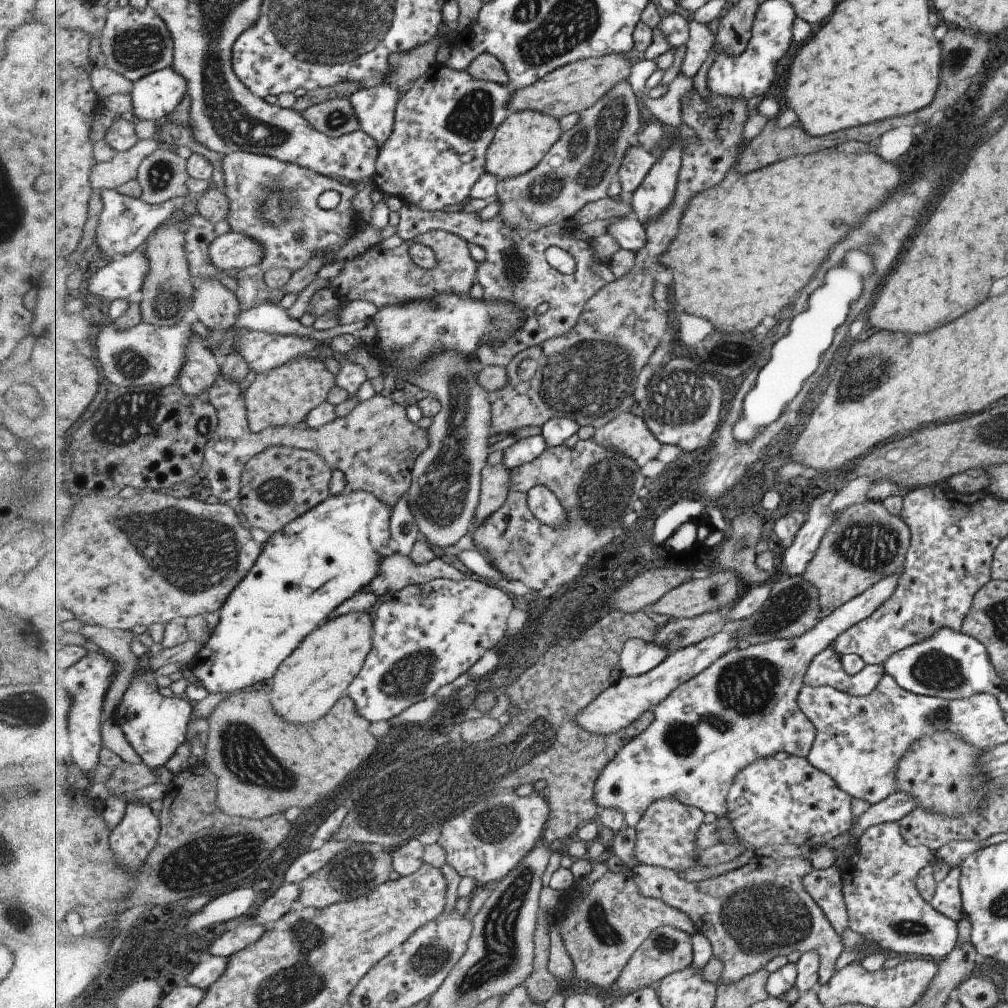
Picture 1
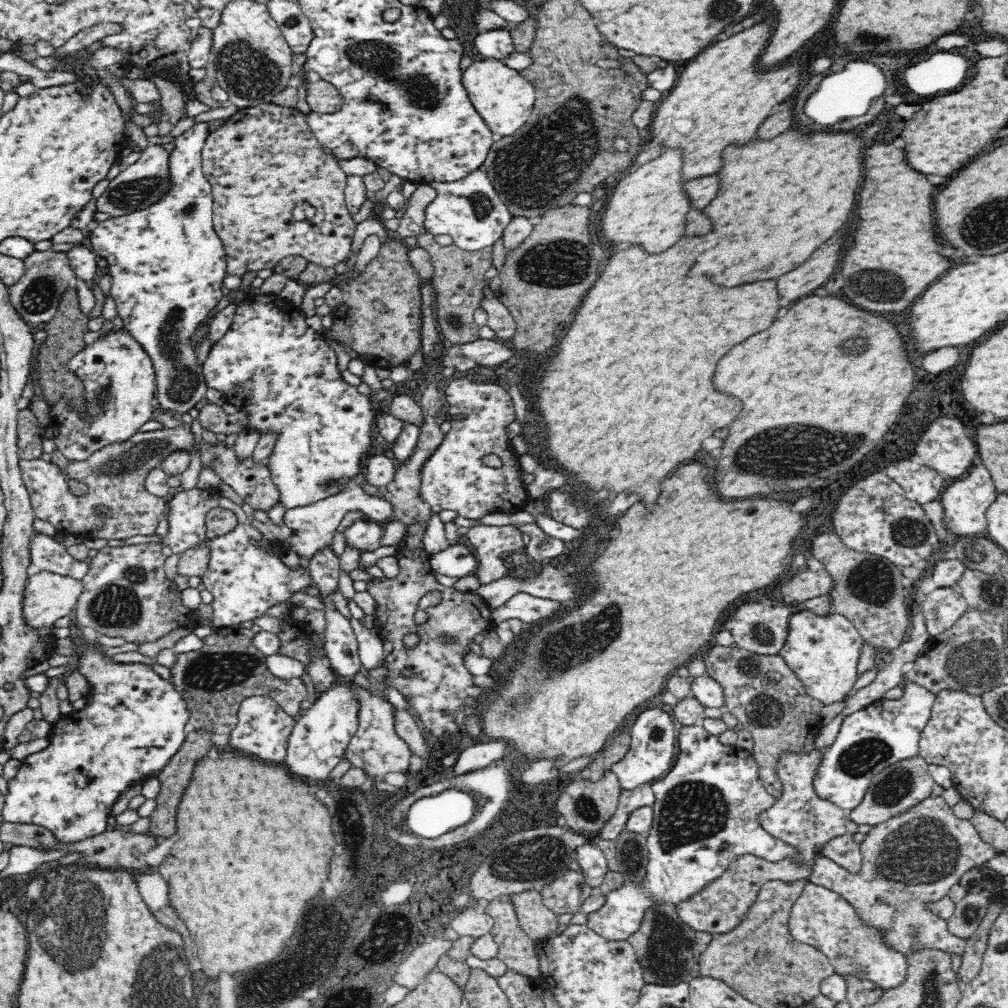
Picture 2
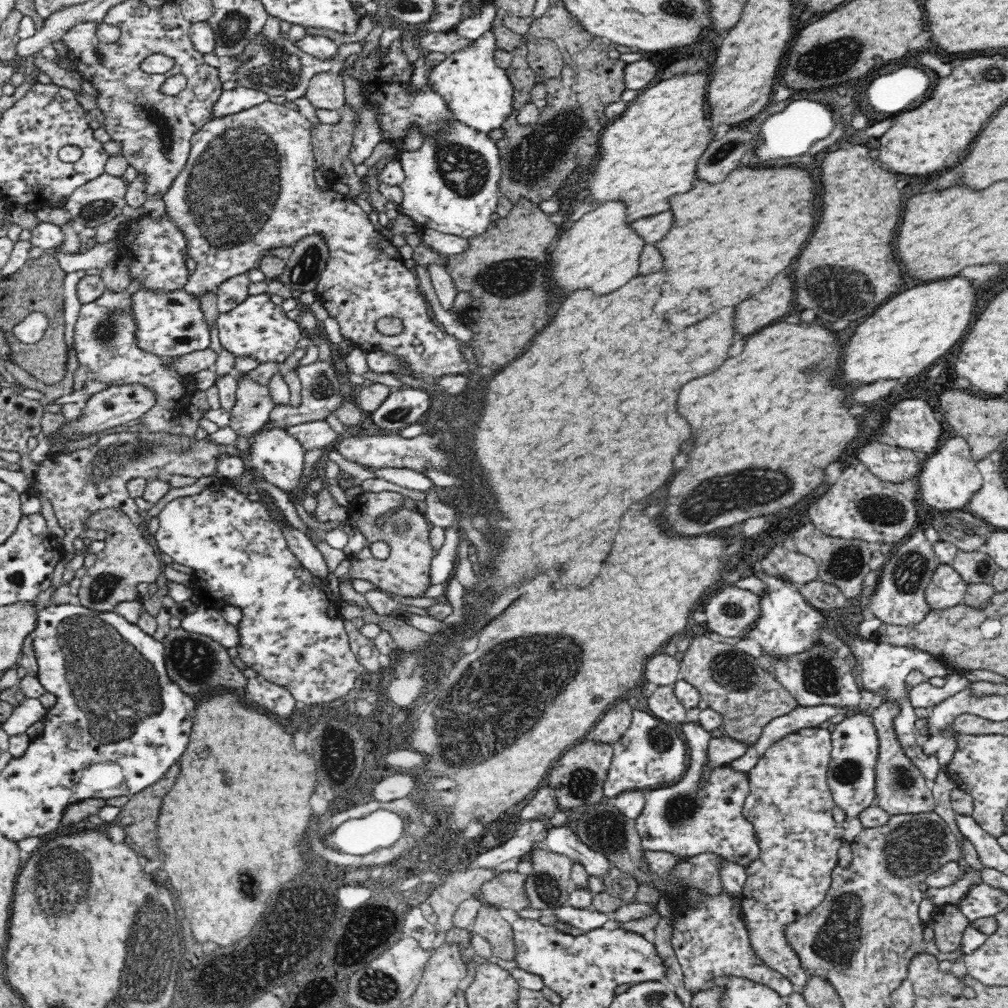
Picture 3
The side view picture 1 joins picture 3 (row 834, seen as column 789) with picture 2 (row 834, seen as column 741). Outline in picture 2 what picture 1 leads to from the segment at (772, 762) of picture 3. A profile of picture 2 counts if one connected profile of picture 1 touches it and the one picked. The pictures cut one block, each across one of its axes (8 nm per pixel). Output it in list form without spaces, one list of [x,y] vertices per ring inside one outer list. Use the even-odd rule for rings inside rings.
[[[816,749],[812,754],[806,754],[806,756],[802,756],[802,754],[782,756],[778,770],[778,777],[780,777],[783,787],[782,796],[776,799],[776,804],[772,808],[762,812],[762,827],[766,829],[766,832],[793,844],[799,853],[792,859],[807,863],[810,867],[813,866],[814,858],[820,854],[822,846],[830,838],[847,833],[847,812],[826,800],[819,799],[813,788],[813,779],[825,750]]]

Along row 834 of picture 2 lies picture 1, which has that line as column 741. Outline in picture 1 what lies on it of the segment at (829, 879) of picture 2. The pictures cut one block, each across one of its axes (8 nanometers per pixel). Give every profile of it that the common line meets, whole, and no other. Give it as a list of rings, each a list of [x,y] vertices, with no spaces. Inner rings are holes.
[[[753,857],[746,865],[725,874],[689,882],[671,869],[642,865],[631,868],[630,874],[649,898],[659,899],[689,915],[697,931],[705,933],[712,942],[714,956],[724,963],[722,979],[730,984],[739,982],[749,975],[764,969],[775,956],[787,956],[794,951],[813,951],[818,956],[817,986],[827,984],[836,970],[837,958],[843,951],[840,936],[833,930],[823,911],[815,904],[812,894],[805,888],[805,877],[813,872],[812,861],[802,858]]]

